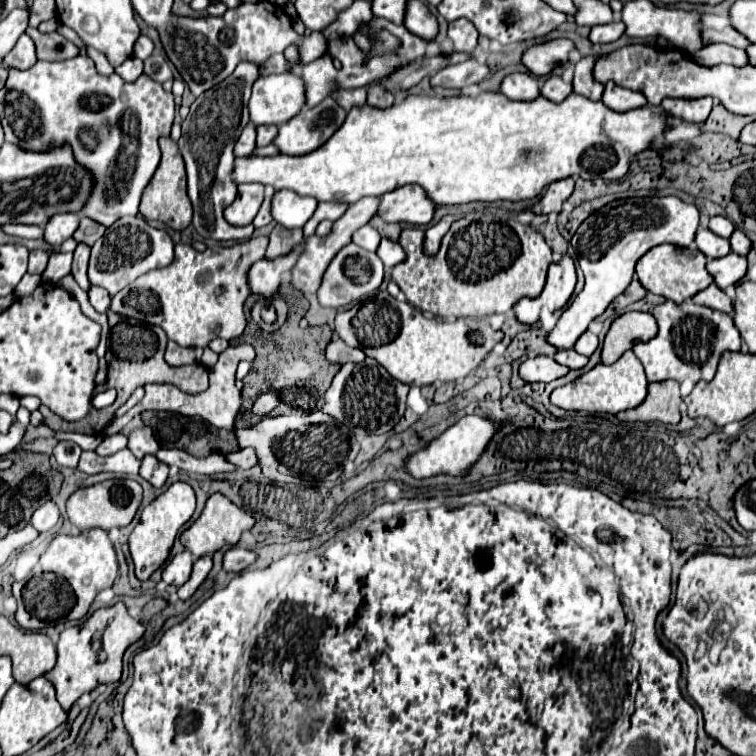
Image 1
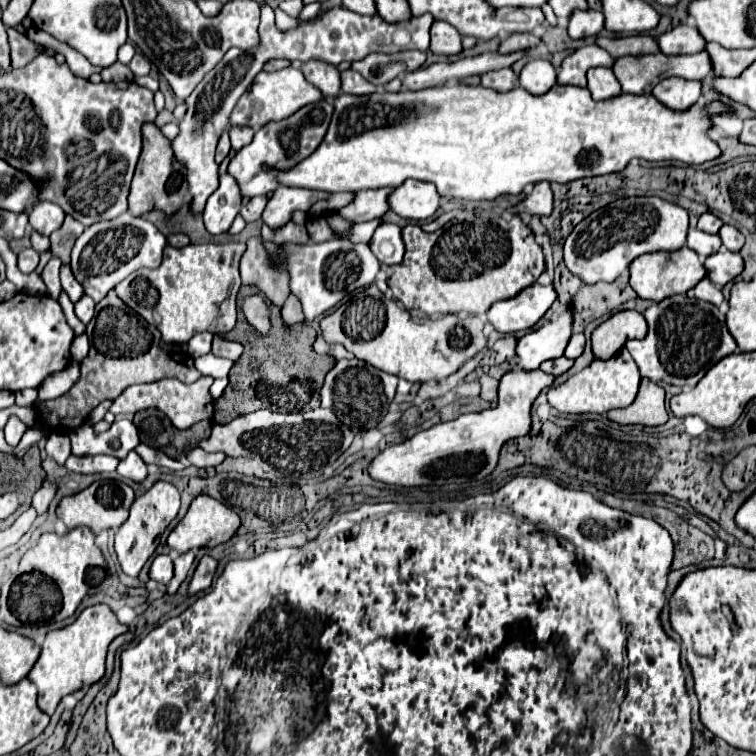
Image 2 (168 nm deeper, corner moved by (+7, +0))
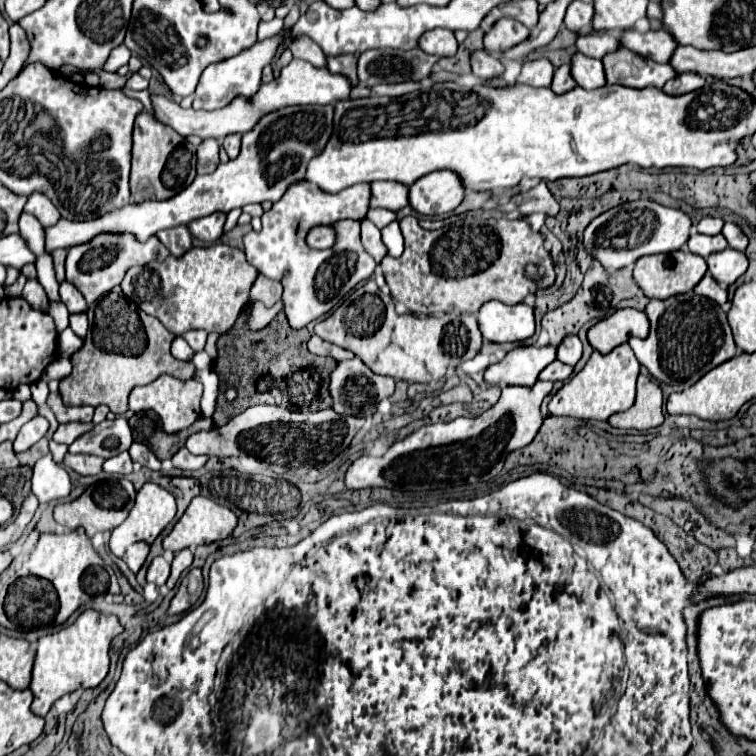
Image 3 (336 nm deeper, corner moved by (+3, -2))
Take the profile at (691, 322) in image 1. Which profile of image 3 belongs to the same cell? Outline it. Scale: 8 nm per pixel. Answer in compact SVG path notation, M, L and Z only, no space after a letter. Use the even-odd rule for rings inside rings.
M687 291L663 301L651 299L645 307L645 313L651 321L651 333L647 339L631 337L629 345L637 361L647 367L647 371L657 381L685 389L697 383L713 367L735 357L735 343L727 315L715 301L707 297L699 297L693 291Z

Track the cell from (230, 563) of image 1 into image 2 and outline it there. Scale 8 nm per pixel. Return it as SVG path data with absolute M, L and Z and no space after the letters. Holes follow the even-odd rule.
M205 555L205 557L199 561L199 565L197 565L197 569L195 569L195 575L193 575L193 579L191 579L189 595L195 595L195 593L199 593L199 591L209 589L209 585L213 583L213 577L215 577L215 573L217 573L217 567L219 567L219 561L213 559L211 555Z

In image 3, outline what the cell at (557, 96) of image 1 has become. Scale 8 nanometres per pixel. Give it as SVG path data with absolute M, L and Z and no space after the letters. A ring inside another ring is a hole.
M535 59L535 61L525 61L523 69L517 77L517 83L531 85L531 87L549 87L553 79L553 65L549 59Z

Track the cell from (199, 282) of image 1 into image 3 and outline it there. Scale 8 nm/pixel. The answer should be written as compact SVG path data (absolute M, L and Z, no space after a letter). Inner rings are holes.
M217 243L211 247L191 247L183 257L167 257L161 263L153 261L143 267L133 267L125 275L121 289L139 309L157 317L175 335L183 335L189 329L203 329L207 333L211 331L227 333L237 321L239 313L249 303L249 289L255 283L257 275L259 275L257 269L245 261L241 249Z

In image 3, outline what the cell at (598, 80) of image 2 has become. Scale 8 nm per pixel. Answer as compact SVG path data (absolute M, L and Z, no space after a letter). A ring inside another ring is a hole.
M579 51L571 57L571 75L575 77L577 85L583 89L597 89L607 83L601 61L591 59Z

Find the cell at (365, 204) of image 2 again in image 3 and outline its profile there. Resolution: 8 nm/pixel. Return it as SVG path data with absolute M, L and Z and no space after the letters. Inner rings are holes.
M375 181L371 183L371 207L383 207L389 211L403 209L409 201L409 187L403 183L391 183L391 181Z

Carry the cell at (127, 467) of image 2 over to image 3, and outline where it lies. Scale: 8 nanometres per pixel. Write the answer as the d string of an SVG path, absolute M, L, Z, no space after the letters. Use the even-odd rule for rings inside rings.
M127 451L111 457L111 459L105 459L103 463L103 471L105 473L121 473L121 475L127 475L133 471L133 461L129 457Z

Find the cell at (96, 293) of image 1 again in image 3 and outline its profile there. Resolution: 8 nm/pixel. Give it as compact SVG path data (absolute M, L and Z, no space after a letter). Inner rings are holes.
M77 313L77 315L71 315L69 317L69 327L73 329L73 333L77 337L85 337L87 335L87 315L85 313Z

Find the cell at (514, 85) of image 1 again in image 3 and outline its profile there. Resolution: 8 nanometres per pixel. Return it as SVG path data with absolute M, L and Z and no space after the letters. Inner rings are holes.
M483 49L473 51L473 55L471 55L471 69L473 69L473 75L477 79L481 79L481 81L487 81L491 77L503 75L503 65L499 63L499 59L495 59L493 55L489 55Z

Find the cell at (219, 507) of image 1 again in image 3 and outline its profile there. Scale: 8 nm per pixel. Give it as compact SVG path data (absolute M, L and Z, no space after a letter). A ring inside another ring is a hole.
M195 497L171 533L163 539L163 549L177 553L187 547L225 539L235 525L237 517L229 507L217 505L209 497Z

